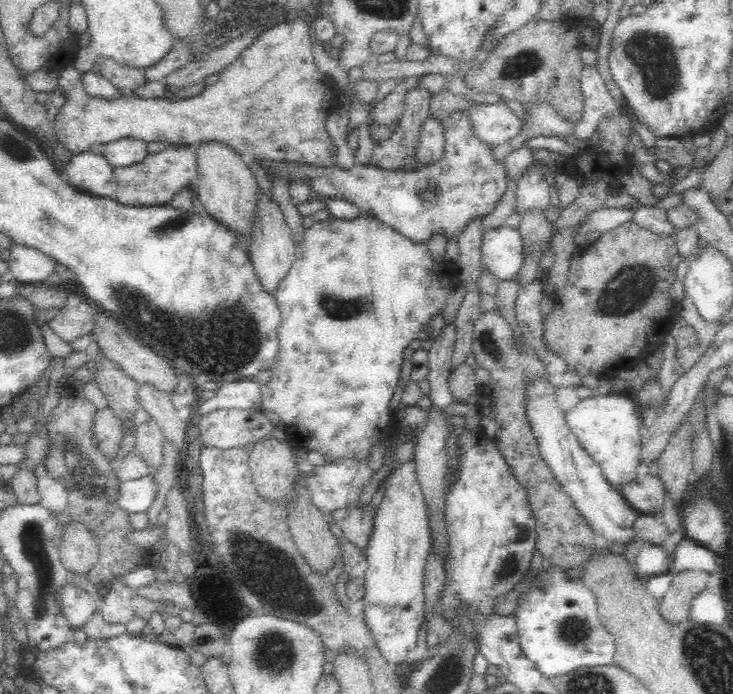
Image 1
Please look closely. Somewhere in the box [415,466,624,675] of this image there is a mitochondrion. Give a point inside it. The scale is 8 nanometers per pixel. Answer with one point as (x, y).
(575, 631)

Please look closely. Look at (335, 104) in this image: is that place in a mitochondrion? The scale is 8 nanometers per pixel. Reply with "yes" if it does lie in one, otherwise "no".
no

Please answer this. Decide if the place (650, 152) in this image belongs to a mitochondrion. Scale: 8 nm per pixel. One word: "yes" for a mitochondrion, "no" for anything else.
no

